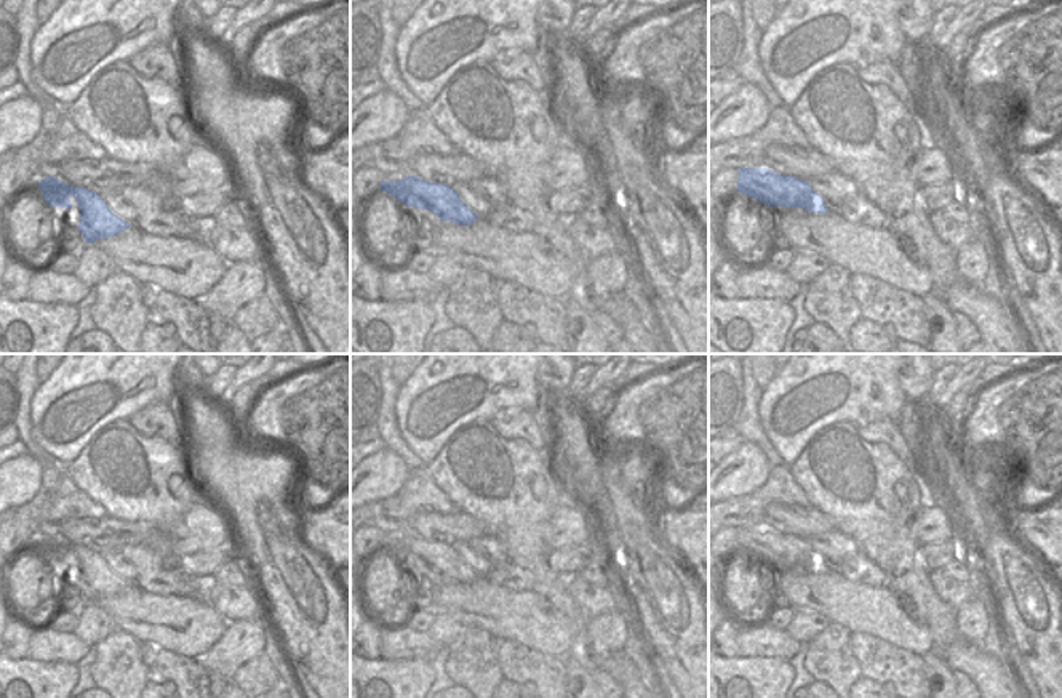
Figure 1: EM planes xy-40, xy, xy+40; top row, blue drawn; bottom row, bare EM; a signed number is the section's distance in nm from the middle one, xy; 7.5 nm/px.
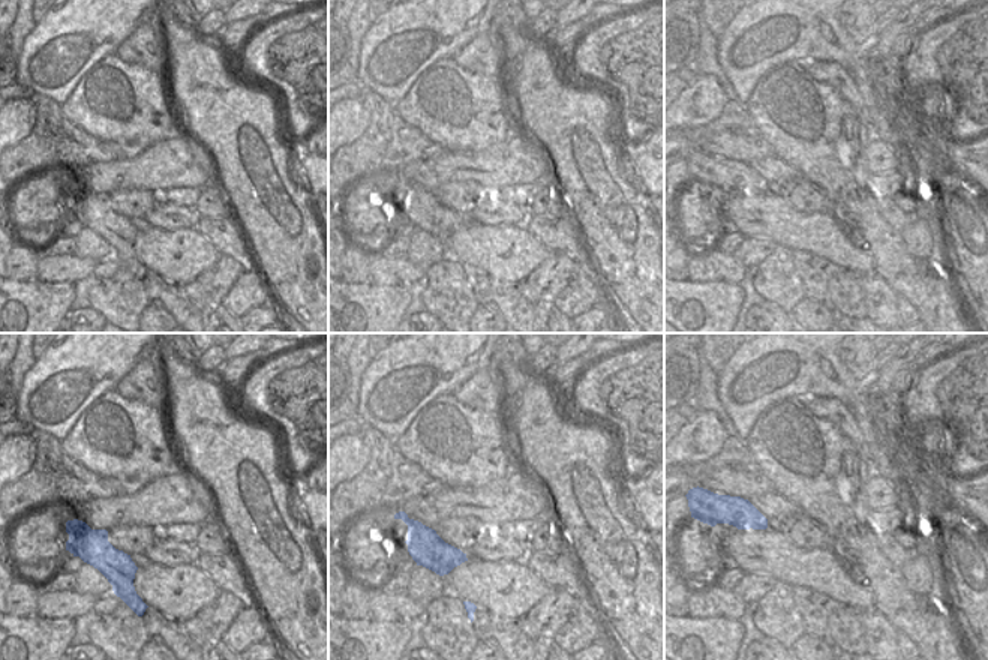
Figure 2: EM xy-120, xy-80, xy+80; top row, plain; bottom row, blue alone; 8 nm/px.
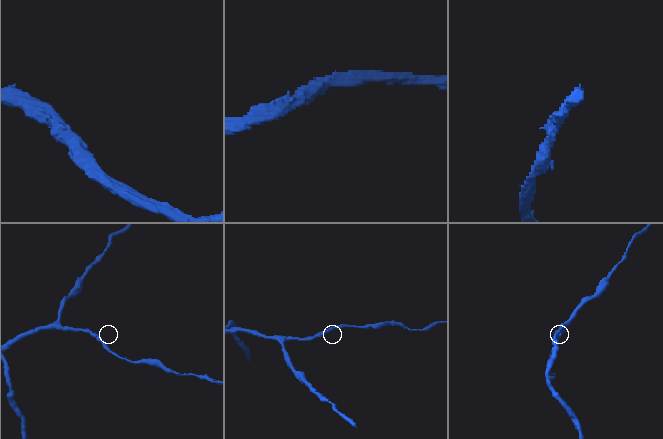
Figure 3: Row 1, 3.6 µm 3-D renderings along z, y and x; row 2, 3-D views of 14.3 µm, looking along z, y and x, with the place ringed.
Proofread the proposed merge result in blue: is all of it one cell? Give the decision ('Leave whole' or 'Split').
Leave whole

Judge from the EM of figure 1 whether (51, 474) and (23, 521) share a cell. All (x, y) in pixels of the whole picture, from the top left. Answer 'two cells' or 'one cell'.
one cell

